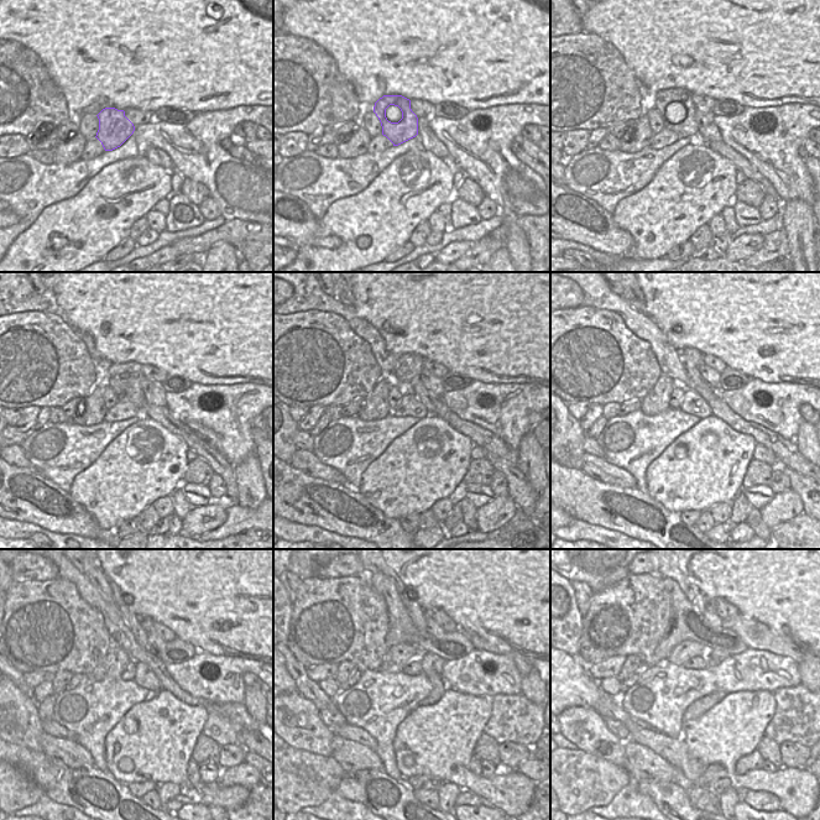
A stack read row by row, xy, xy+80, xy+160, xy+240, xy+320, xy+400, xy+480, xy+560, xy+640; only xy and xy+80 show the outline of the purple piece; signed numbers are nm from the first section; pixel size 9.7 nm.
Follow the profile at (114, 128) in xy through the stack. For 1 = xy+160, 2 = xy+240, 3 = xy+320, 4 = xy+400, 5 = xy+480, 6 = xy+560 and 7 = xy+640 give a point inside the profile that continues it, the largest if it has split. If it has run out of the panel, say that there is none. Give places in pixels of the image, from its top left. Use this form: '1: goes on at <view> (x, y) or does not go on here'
1: goes on at xy+160 (688, 128)
2: goes on at xy+240 (125, 380)
3: goes on at xy+320 (408, 366)
4: goes on at xy+400 (690, 358)
5: goes on at xy+480 (147, 623)
6: goes on at xy+560 (428, 612)
7: goes on at xy+640 (710, 604)

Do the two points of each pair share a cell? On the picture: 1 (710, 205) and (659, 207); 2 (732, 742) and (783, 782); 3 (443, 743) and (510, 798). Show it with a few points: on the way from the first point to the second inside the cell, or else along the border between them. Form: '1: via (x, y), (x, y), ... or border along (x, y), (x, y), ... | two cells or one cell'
1: via (698, 203), (675, 203), (672, 207) | one cell
2: via (731, 762), (731, 772), (740, 781), (763, 781) | one cell
3: via (456, 762), (476, 784), (491, 789) | one cell

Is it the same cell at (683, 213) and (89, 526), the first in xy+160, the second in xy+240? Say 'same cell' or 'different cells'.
different cells

